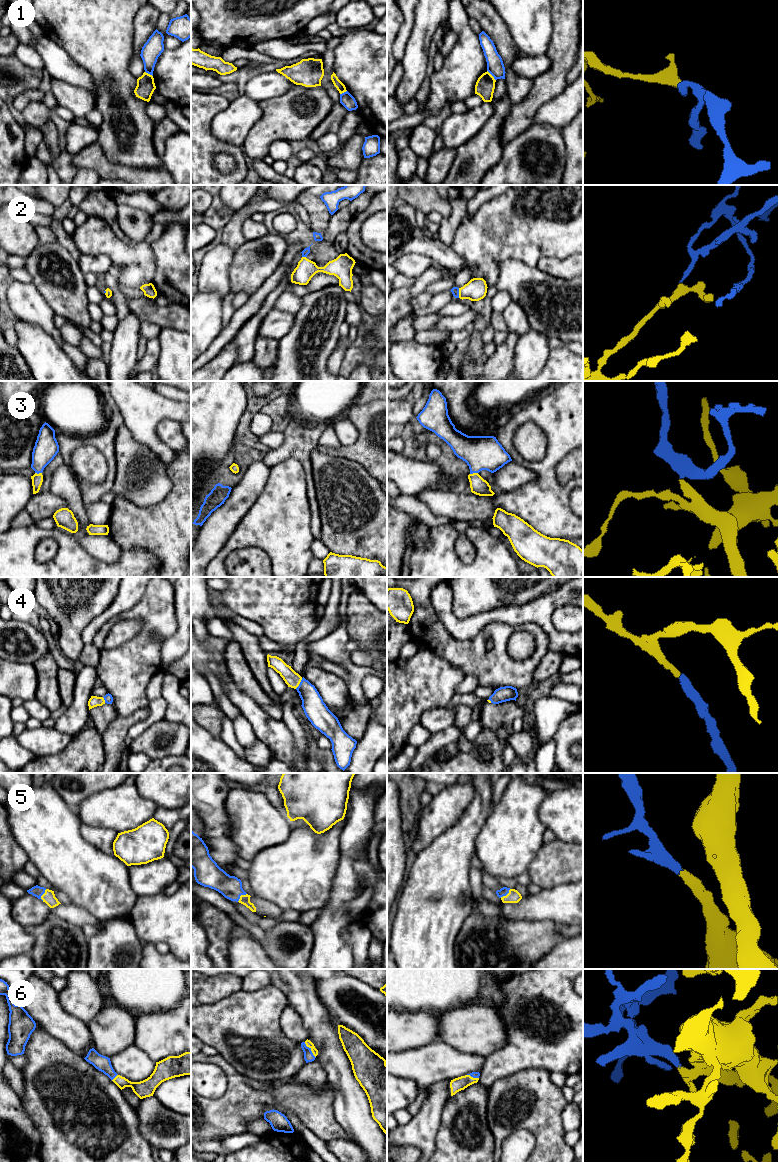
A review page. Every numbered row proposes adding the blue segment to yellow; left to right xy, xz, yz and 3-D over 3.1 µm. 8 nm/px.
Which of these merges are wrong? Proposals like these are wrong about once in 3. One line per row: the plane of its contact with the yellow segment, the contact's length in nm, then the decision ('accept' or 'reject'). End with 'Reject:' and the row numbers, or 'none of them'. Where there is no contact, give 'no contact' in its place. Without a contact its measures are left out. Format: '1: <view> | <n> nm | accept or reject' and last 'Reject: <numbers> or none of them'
1: yz | 110 nm | reject
2: yz | 80 nm | accept
3: yz | 70 nm | accept
4: xz | 110 nm | accept
5: xz | 100 nm | accept
6: xz | 160 nm | accept
Reject: 1

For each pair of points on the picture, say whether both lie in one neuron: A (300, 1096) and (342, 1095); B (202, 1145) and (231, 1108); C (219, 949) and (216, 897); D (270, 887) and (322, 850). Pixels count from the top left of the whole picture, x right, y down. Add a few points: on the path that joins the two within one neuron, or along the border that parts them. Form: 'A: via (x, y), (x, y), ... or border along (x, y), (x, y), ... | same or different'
A: border along (326, 1082), (333, 1092), (333, 1115), (335, 1118) | different
B: border along (201, 1139), (216, 1139), (220, 1142) | different
C: border along (201, 901), (207, 901), (215, 905), (235, 922) | different
D: via (283, 875), (297, 874), (309, 862) | same

